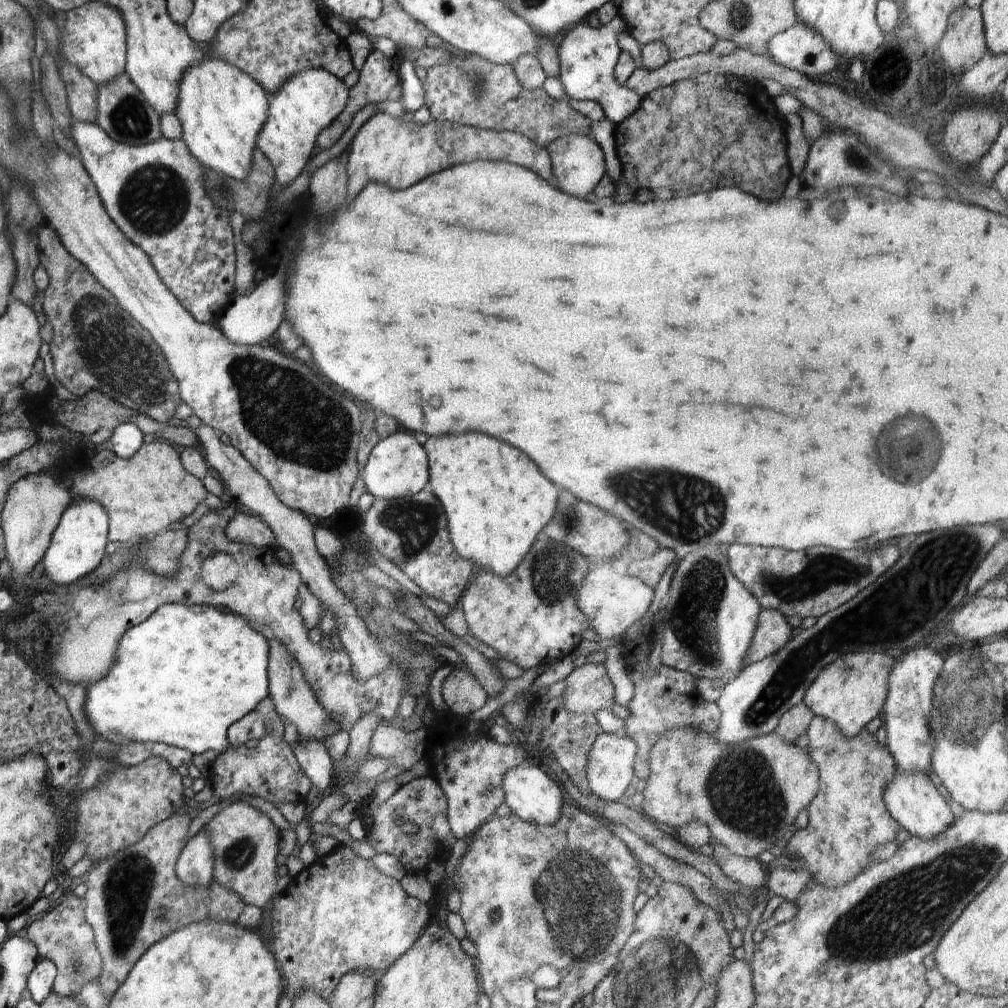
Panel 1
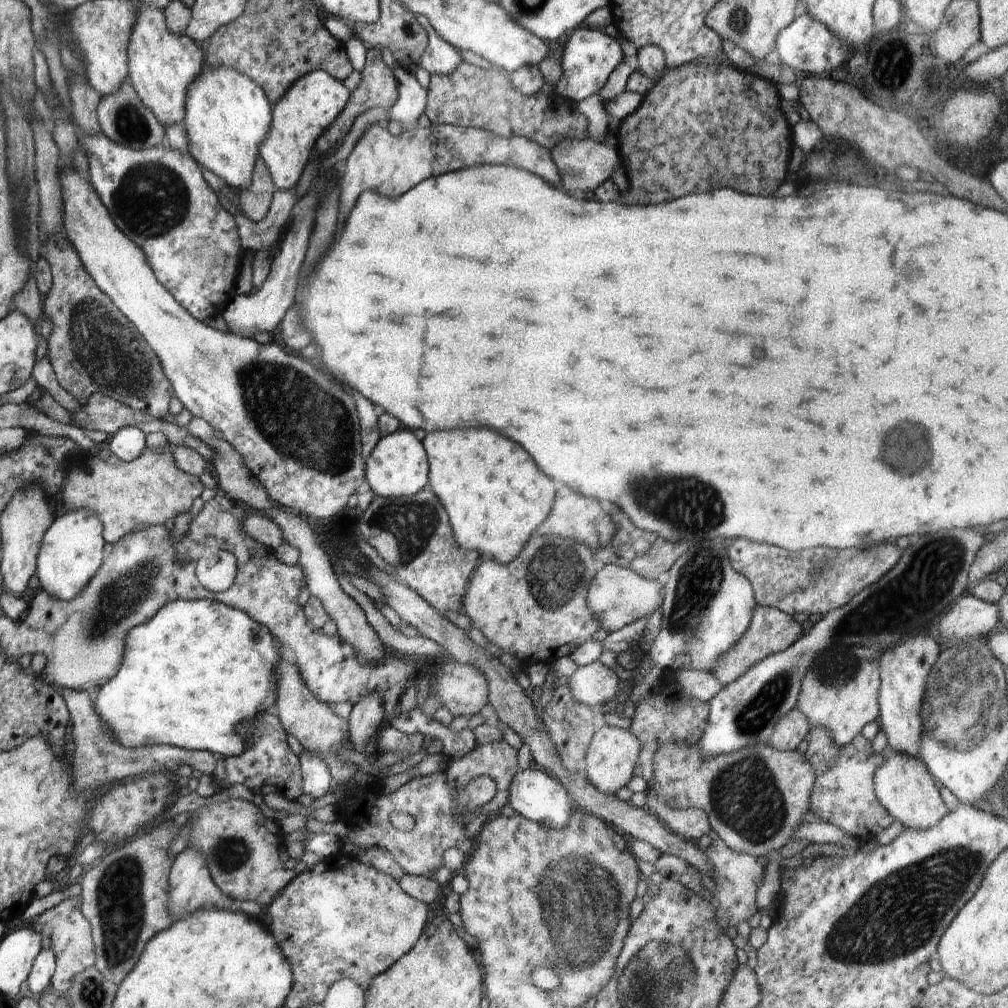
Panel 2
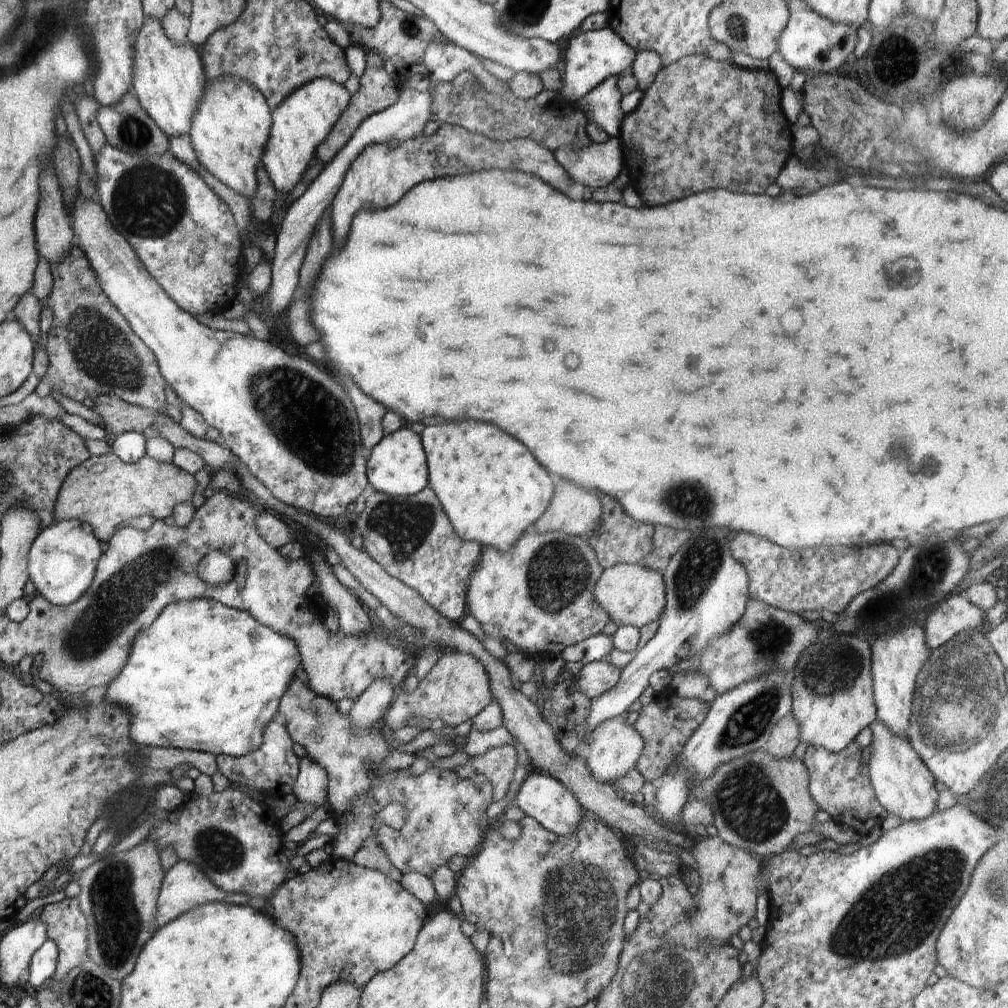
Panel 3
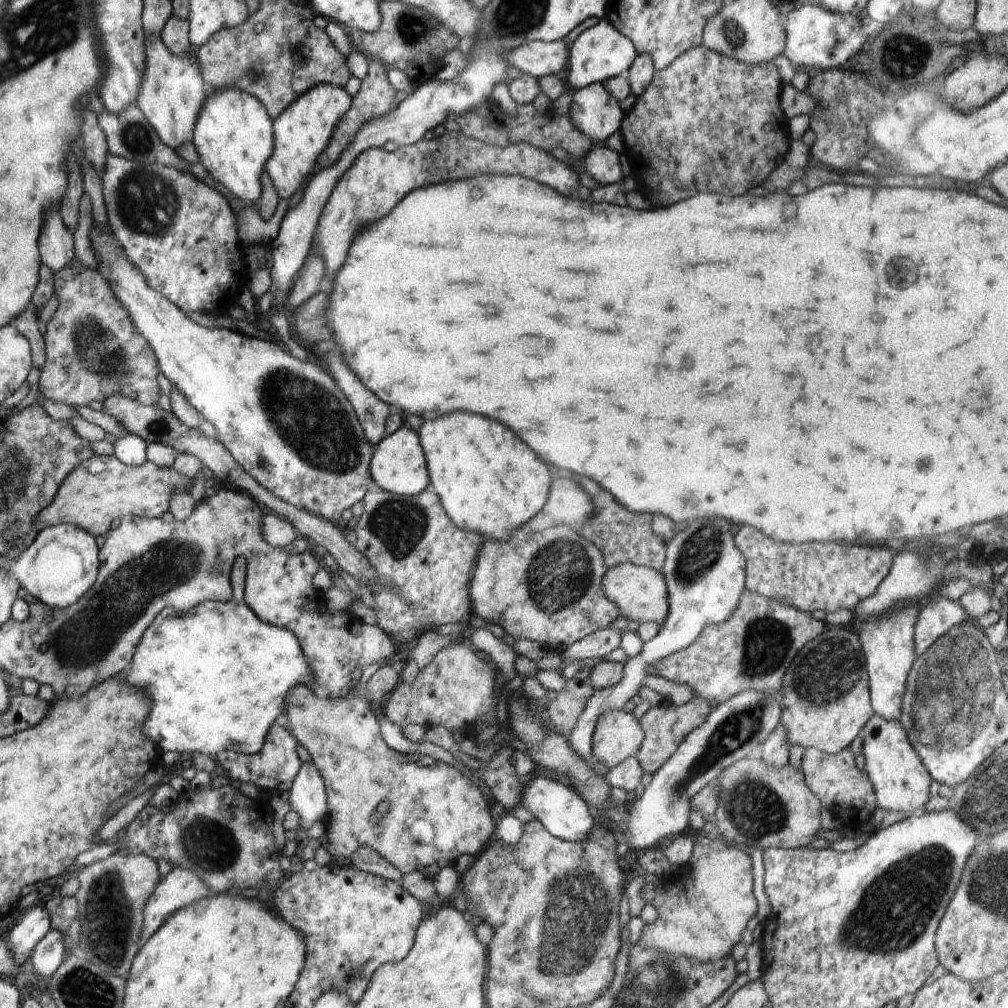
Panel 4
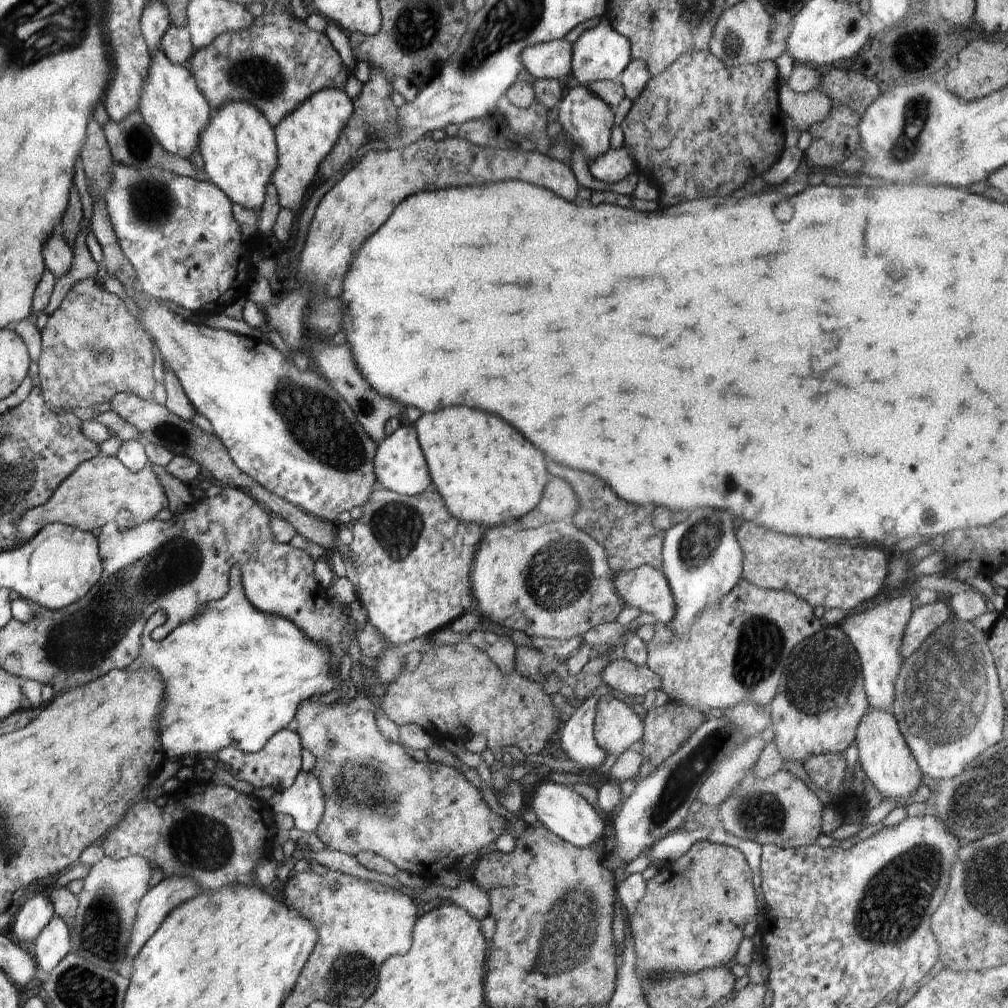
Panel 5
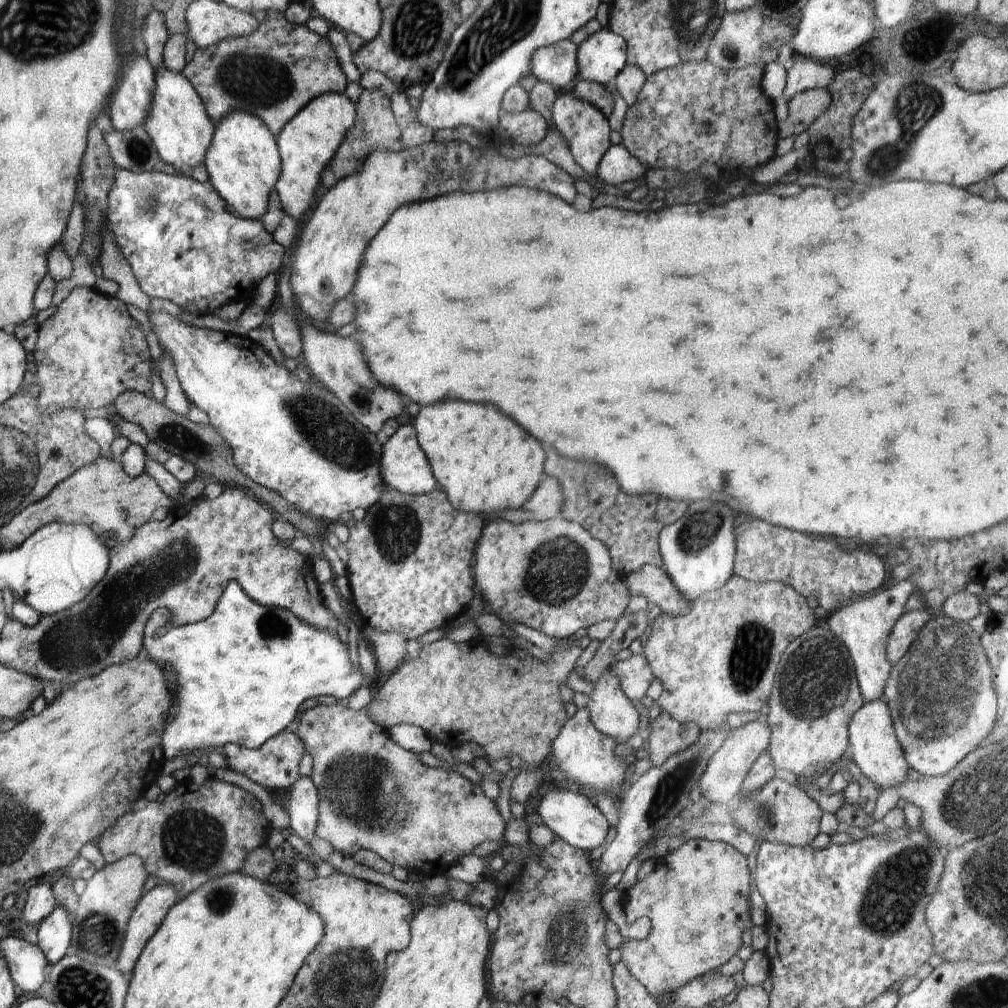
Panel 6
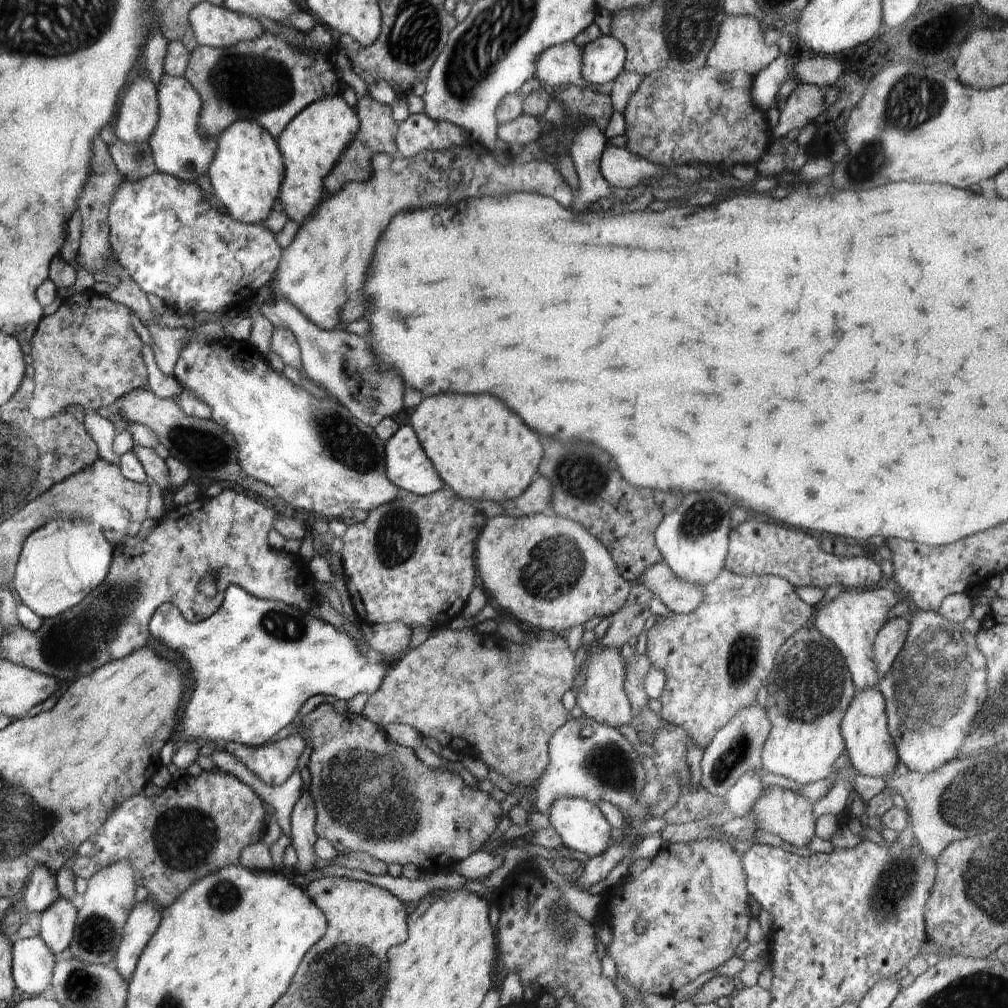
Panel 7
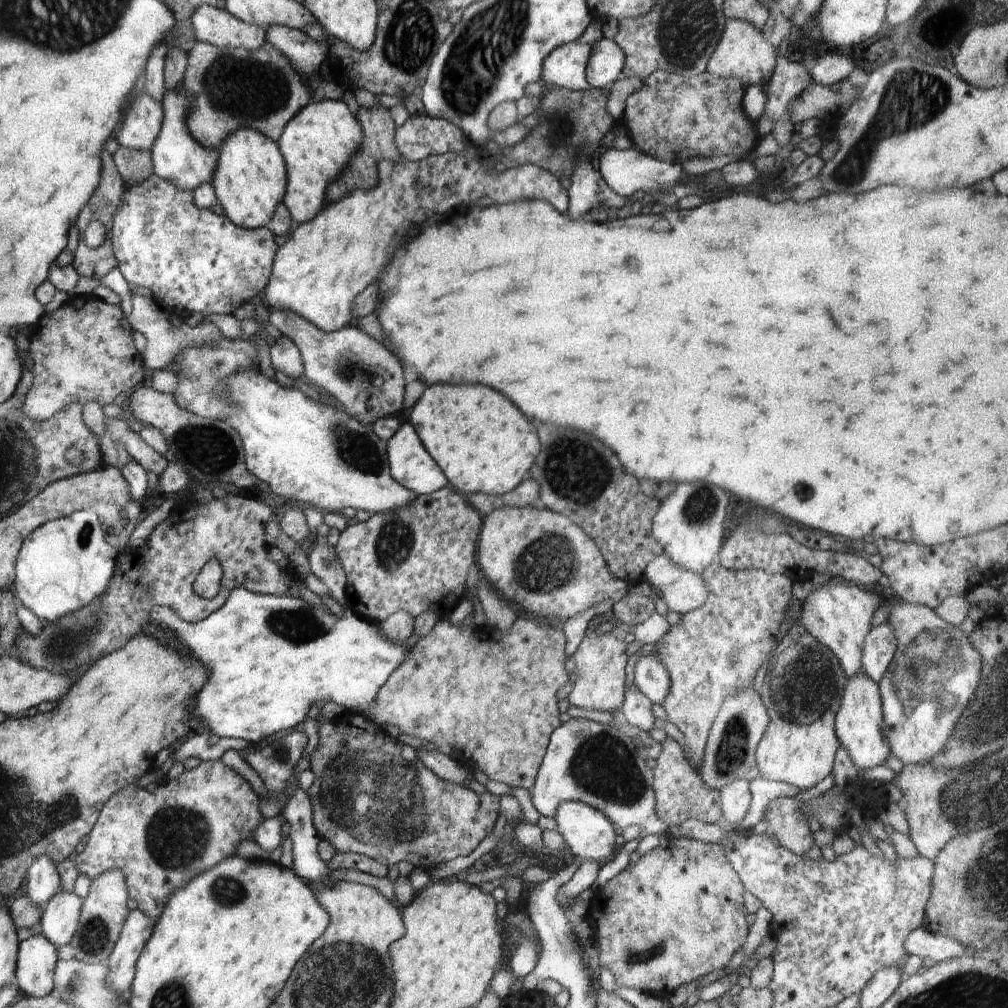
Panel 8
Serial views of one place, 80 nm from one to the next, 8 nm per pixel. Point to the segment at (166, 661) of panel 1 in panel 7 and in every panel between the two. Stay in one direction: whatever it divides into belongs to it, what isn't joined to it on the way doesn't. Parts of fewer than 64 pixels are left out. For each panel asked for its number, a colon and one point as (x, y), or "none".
2: (198, 668)
3: (205, 677)
4: (219, 676)
5: (233, 675)
6: (240, 676)
7: (254, 662)

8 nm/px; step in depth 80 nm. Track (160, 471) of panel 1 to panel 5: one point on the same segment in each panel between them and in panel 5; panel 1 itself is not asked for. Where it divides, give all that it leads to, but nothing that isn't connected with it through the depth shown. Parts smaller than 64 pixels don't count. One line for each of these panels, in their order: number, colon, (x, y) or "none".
2: (129, 497)
3: (103, 490)
4: (102, 489)
5: (103, 483)

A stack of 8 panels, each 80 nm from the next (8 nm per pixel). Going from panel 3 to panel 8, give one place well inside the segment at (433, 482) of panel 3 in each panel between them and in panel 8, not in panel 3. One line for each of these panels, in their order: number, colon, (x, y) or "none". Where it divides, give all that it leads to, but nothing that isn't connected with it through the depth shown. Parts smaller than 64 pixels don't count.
4: (468, 457)
5: (487, 474)
6: (485, 463)
7: (483, 452)
8: (482, 442)

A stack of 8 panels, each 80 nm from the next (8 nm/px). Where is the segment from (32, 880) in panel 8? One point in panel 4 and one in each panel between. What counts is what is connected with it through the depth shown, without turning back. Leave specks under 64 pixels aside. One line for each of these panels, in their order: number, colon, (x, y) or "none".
4: (32, 926)
5: (35, 914)
6: (40, 903)
7: (42, 893)

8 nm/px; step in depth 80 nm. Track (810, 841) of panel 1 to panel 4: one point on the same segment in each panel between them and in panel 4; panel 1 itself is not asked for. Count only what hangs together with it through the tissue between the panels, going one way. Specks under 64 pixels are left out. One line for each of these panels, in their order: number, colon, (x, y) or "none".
2: (843, 794)
3: (839, 783)
4: (842, 788)

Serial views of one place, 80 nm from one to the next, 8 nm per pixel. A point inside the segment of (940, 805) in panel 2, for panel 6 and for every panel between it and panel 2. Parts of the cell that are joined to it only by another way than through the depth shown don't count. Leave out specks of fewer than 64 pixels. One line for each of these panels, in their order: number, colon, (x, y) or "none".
3: (903, 785)
4: (901, 782)
5: (888, 763)
6: (876, 750)

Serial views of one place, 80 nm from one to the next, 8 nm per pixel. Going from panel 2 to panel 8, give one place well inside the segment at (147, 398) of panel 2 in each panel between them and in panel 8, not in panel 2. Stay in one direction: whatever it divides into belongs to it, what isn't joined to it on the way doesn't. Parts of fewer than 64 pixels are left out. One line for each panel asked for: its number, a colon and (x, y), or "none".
3: (93, 350)
4: (92, 349)
5: (93, 349)
6: (90, 351)
7: (87, 354)
8: (84, 351)

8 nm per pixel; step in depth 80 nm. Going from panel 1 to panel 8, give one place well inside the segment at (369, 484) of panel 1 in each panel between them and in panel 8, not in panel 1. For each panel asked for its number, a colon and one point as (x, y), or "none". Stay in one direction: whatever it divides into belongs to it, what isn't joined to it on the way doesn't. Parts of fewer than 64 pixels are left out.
2: (397, 466)
3: (397, 465)
4: (398, 465)
5: (399, 464)
6: (403, 465)
7: (407, 465)
8: (410, 464)

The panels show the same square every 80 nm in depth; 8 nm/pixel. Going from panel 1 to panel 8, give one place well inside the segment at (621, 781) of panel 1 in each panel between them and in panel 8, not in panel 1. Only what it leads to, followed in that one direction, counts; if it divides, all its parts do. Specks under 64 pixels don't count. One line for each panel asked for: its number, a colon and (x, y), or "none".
2: (612, 754)
3: (613, 748)
4: (617, 736)
5: (617, 728)
6: (612, 712)
7: (603, 698)
8: (599, 678)

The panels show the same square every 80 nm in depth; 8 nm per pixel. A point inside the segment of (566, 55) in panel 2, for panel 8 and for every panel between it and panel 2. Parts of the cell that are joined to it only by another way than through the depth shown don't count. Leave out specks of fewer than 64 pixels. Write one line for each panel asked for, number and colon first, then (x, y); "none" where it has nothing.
3: (592, 56)
4: (599, 53)
5: (601, 53)
6: (602, 55)
7: (602, 59)
8: (605, 64)

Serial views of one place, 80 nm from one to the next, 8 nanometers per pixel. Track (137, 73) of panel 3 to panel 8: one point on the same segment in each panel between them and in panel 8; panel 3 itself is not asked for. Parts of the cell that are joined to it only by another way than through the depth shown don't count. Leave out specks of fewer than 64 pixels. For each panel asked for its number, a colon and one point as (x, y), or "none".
4: (172, 93)
5: (173, 107)
6: (179, 126)
7: (179, 147)
8: (177, 157)

